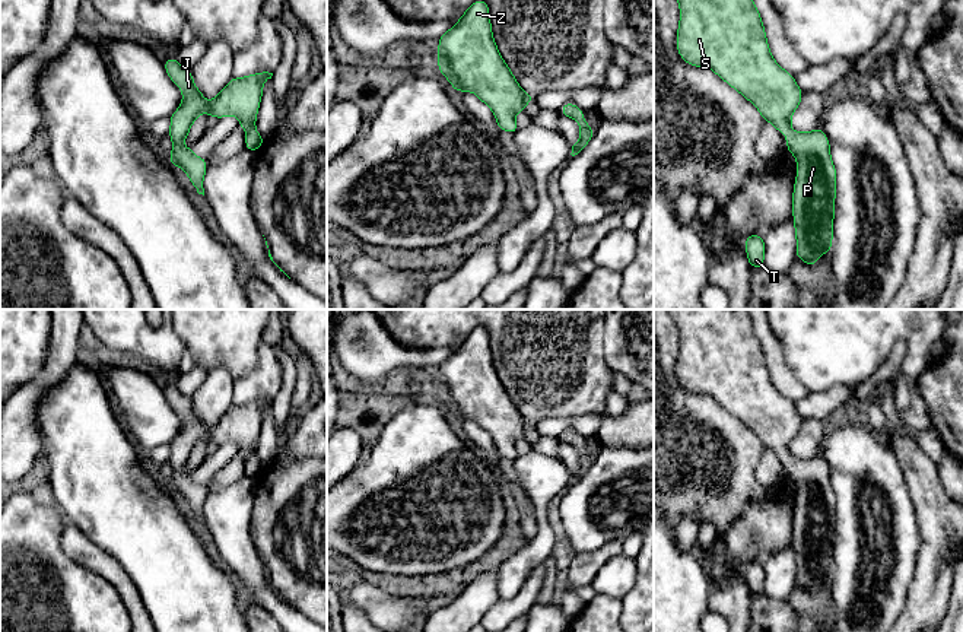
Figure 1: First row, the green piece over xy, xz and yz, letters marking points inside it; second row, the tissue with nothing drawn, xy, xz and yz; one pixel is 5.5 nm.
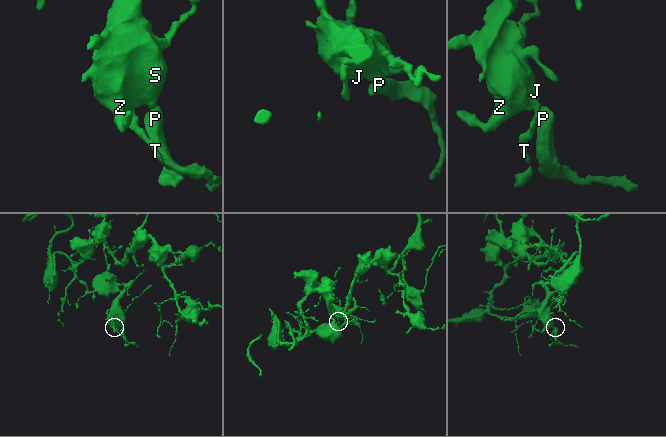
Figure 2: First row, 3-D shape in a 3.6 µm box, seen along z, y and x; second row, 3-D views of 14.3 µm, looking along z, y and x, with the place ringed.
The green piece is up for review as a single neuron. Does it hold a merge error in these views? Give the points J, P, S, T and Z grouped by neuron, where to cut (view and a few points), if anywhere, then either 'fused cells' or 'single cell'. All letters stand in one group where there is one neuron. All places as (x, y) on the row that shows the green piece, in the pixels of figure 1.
groups J P S T Z; cut none; single cell

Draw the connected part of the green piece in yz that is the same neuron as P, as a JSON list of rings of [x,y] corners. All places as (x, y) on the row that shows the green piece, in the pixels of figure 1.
[[[677,0],[680,22],[677,51],[690,66],[708,67],[749,99],[763,121],[772,123],[786,136],[786,150],[797,159],[792,193],[792,216],[797,238],[795,255],[813,267],[821,254],[830,253],[836,197],[836,169],[830,158],[830,143],[819,127],[808,133],[792,131],[791,120],[802,90],[795,77],[772,57],[759,10],[753,0]]]

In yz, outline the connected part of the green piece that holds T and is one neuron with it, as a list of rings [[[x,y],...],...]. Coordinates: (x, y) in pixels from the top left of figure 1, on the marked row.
[[[760,235],[746,236],[746,253],[750,267],[763,269],[765,239]]]

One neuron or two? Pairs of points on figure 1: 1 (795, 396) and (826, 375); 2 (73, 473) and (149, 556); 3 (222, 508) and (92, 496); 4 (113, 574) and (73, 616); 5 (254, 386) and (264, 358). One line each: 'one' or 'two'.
1: two
2: one
3: two
4: two
5: one

